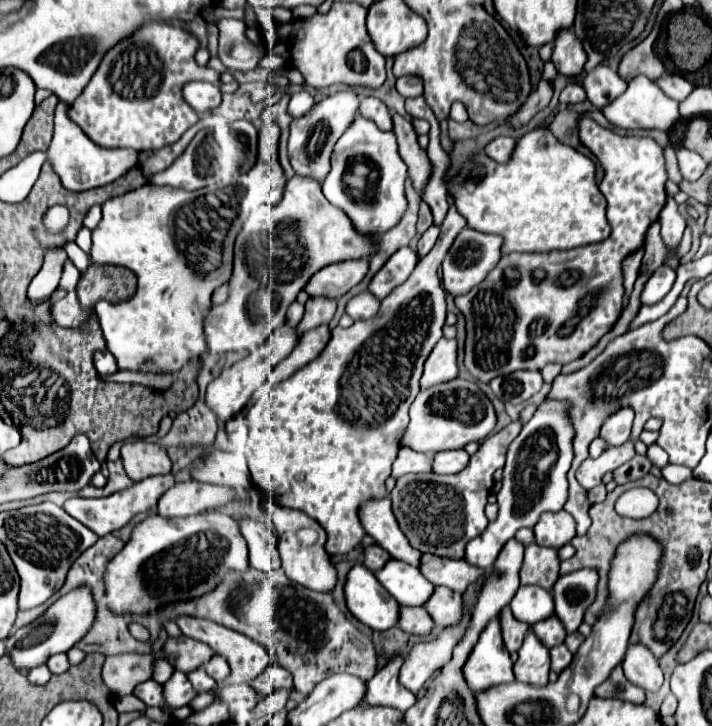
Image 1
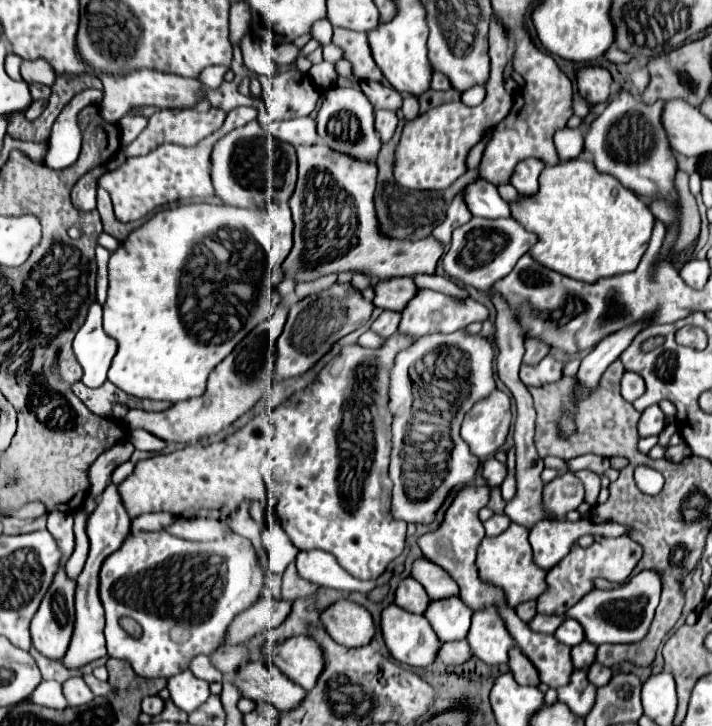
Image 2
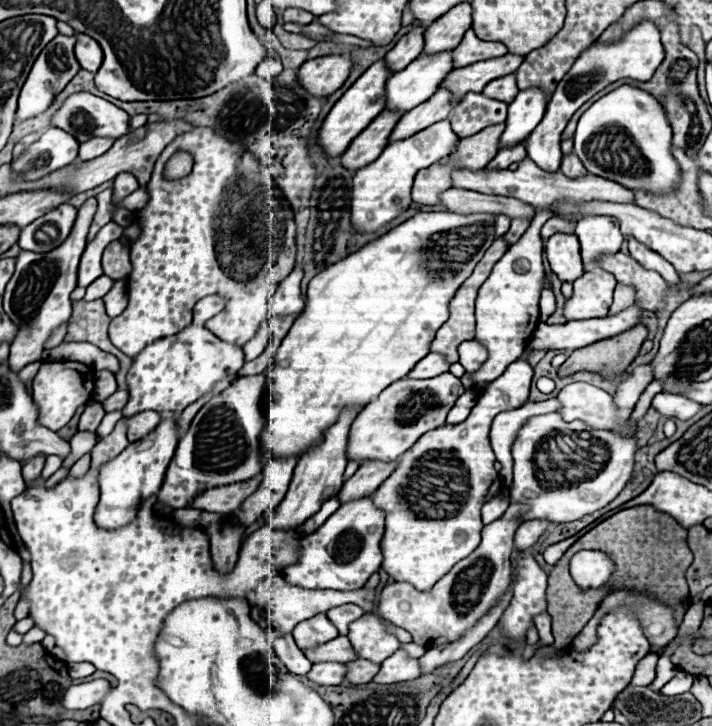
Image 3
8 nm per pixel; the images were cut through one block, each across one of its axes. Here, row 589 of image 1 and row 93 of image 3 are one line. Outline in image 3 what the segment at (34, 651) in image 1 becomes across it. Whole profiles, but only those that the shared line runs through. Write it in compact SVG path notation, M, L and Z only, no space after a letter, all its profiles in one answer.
M78 92L78 94L72 94L70 98L66 98L62 108L52 118L52 124L56 128L62 128L62 130L74 134L78 138L78 142L88 142L94 136L118 140L118 138L122 138L122 136L126 136L130 132L128 122L130 122L130 116L122 108L118 108L118 106L110 104L108 100L98 98L98 96L90 94L90 92Z

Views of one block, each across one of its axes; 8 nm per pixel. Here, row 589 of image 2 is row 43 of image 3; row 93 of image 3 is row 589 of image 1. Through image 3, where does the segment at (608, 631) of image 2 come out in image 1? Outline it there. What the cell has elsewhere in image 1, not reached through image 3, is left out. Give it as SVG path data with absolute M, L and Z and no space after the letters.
M592 568L560 576L554 584L554 610L570 634L576 632L584 622L588 606L596 600L596 588L598 572Z

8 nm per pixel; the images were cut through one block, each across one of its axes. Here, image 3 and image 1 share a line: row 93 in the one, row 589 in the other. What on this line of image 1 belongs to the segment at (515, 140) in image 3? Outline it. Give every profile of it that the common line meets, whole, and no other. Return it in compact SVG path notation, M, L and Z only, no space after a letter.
M520 586L514 602L510 602L514 618L534 626L536 622L548 620L554 616L554 600L552 594L542 590L540 586Z

